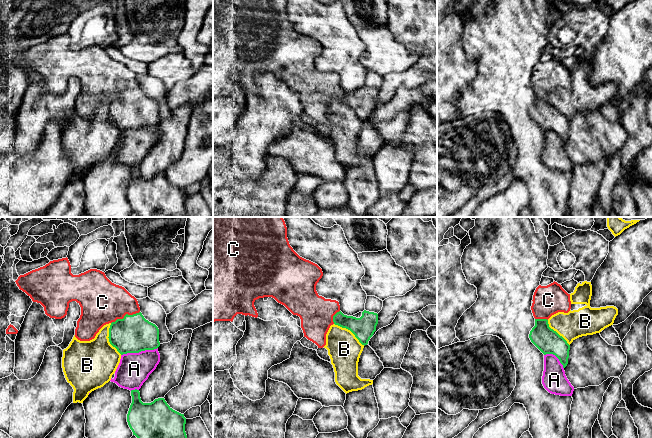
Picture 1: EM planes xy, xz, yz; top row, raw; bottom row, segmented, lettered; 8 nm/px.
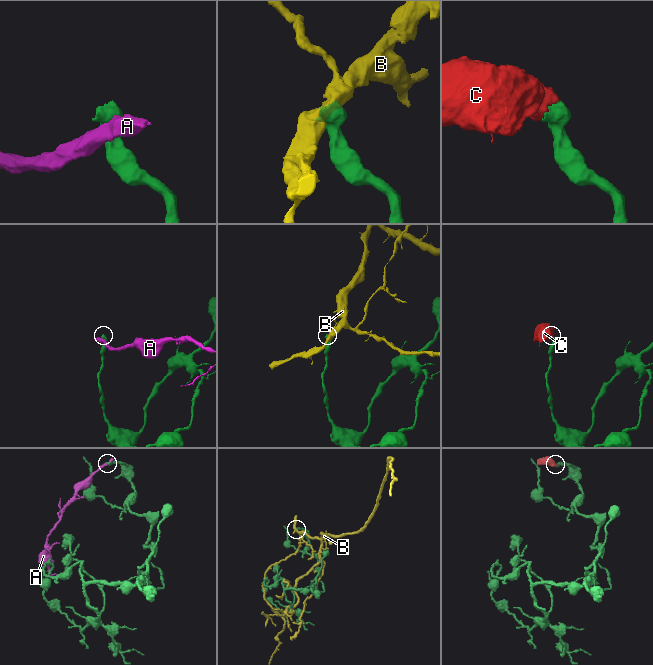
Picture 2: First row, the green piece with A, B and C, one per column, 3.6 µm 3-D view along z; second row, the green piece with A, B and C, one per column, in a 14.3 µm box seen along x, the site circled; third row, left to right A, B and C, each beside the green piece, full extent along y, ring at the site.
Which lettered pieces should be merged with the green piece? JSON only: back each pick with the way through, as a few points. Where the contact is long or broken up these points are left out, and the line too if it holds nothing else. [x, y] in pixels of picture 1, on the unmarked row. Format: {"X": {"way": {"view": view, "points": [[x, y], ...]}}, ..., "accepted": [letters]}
{"C": {"way": {"view": "xy", "points": [[132, 110], [129, 107], [125, 91], [114, 80], [102, 78]]}}, "accepted": ["C"]}

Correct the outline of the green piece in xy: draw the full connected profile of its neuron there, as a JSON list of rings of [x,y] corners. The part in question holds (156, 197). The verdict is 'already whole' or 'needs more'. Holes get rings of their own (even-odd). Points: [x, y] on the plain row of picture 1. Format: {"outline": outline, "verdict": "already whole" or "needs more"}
{"outline": [[[131,166],[132,179],[130,181],[127,198],[139,217],[188,217],[185,208],[186,194],[173,186],[164,174],[155,175],[151,179],[143,179],[139,166]]], "verdict": "already whole"}

